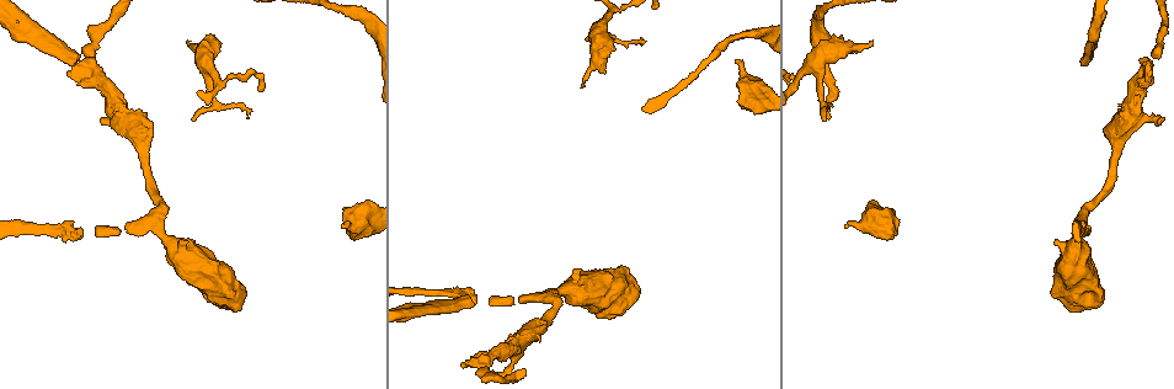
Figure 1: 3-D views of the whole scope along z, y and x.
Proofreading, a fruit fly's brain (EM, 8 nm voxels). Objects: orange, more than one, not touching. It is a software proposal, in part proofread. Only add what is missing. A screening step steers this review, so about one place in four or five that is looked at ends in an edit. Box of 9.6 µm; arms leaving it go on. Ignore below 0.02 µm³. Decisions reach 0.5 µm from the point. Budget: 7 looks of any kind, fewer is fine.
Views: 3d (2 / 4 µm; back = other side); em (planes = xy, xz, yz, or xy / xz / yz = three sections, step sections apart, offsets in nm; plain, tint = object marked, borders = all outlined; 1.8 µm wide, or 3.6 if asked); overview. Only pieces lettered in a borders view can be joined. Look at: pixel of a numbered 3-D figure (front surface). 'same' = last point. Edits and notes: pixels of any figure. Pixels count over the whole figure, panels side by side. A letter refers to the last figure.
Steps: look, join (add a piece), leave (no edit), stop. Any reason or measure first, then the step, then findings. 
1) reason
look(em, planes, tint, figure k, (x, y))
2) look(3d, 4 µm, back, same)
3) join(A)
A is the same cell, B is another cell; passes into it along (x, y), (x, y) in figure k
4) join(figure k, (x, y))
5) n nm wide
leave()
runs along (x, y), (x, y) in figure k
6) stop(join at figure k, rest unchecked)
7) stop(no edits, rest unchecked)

an open end
look(em, yz, step 4, borders, figure 1, (473, 302))

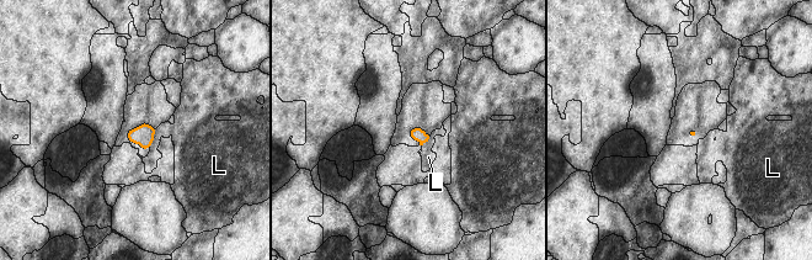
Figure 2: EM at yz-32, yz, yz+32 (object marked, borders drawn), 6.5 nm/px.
look(em, planes, borders, same)

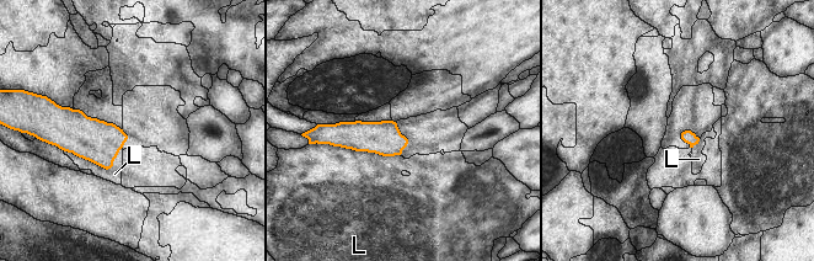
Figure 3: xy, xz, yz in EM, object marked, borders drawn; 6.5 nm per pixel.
L touches over 550 nm
leave()
L is another cell; border along (319, 143), (383, 155), (400, 155) in figure 3; no lettered piece goes on from it

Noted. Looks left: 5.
free end
look(3d, 2 µm, figure 1, (1086, 230))

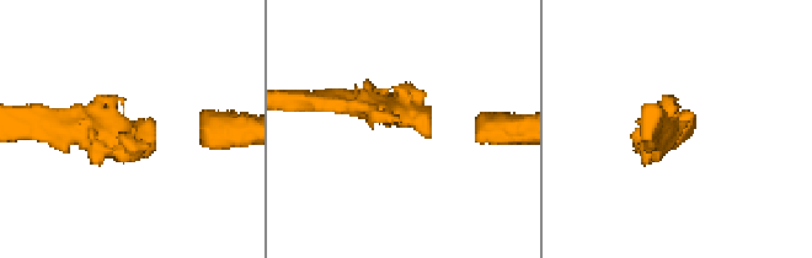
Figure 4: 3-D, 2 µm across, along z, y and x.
shape alone is not enough
look(em, planes, borders, figure 4, (154, 123))

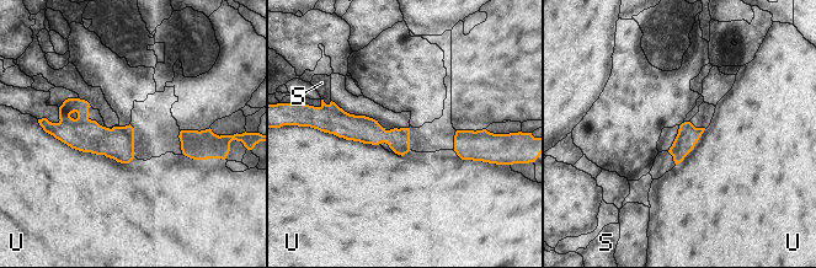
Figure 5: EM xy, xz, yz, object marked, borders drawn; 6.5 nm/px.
140 nm wide
leave()
S and U are other cells; border along (44, 130), (83, 151), (134, 157) in figure 5; none of them fits

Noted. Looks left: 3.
thin end
look(em, xz, step 8, borders, figure 1, (644, 42))

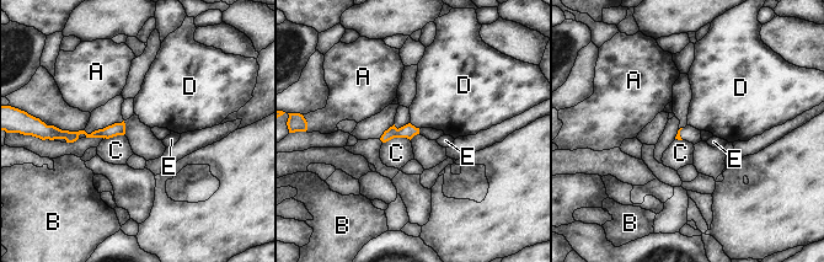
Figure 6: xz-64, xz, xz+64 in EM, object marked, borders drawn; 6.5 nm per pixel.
look(em, planes, borders, same)

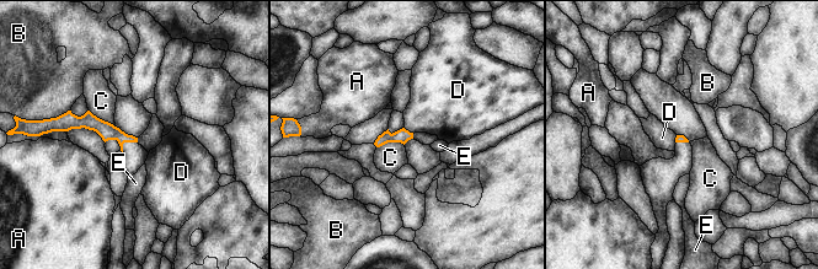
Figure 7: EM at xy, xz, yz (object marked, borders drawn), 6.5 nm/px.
leave()
A, B, C, D and E are other cells; none of them fits

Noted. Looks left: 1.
stop(no edits, rest unchecked)

